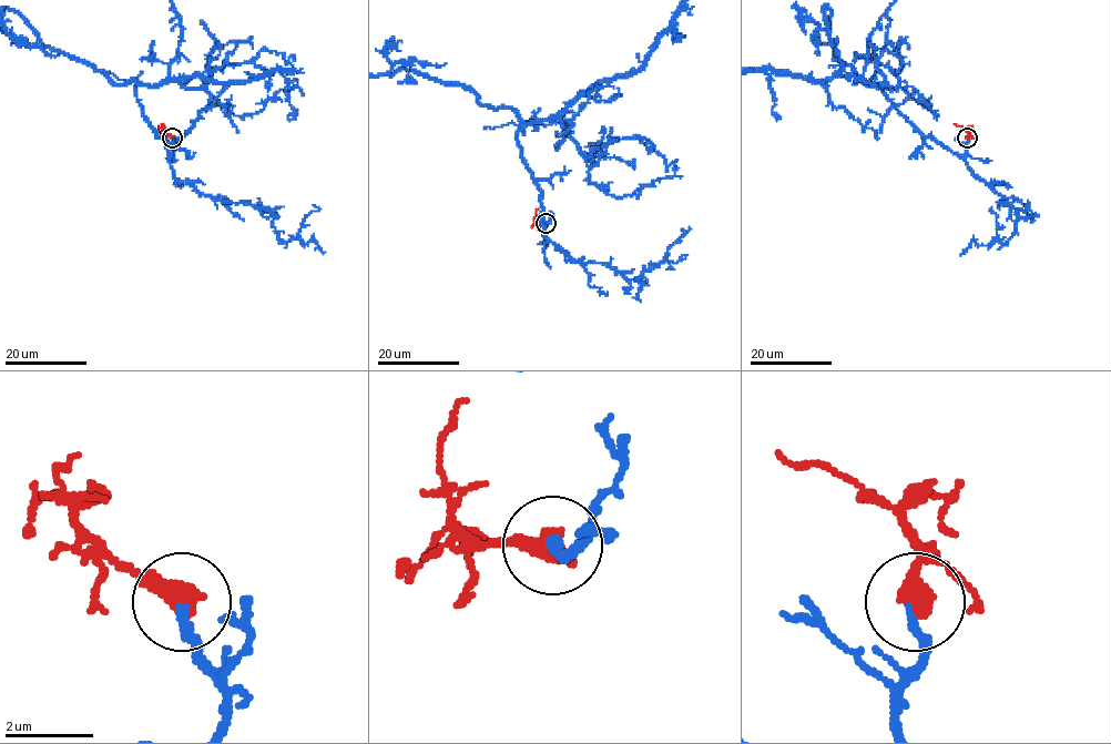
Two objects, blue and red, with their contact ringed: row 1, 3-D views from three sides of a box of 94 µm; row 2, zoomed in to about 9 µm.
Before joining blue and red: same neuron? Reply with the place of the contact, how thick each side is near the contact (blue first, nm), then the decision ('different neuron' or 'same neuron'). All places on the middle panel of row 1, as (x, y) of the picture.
at (546, 223); 200 nm thick on the blue side, 550 nm on the other; same neuron

